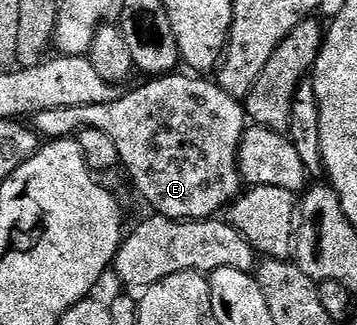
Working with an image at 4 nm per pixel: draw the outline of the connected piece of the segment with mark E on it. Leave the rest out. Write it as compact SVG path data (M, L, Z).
M169 74L149 79L147 82L144 82L148 84L134 89L133 92L126 93L125 96L124 93L117 95L116 99L110 102L98 102L97 104L87 104L86 106L54 106L53 109L42 110L31 117L31 127L41 137L48 140L67 140L75 137L81 128L102 130L102 134L107 134L114 141L114 146L118 146L122 168L128 171L128 176L132 179L133 186L140 191L141 198L152 207L151 211L153 213L168 216L171 220L206 220L215 217L217 214L223 213L242 191L240 167L236 165L236 159L238 158L238 150L240 149L240 140L244 137L246 127L246 108L237 97L226 94L226 90L222 90L215 79L201 78L196 74L184 74L188 76L180 75Z

